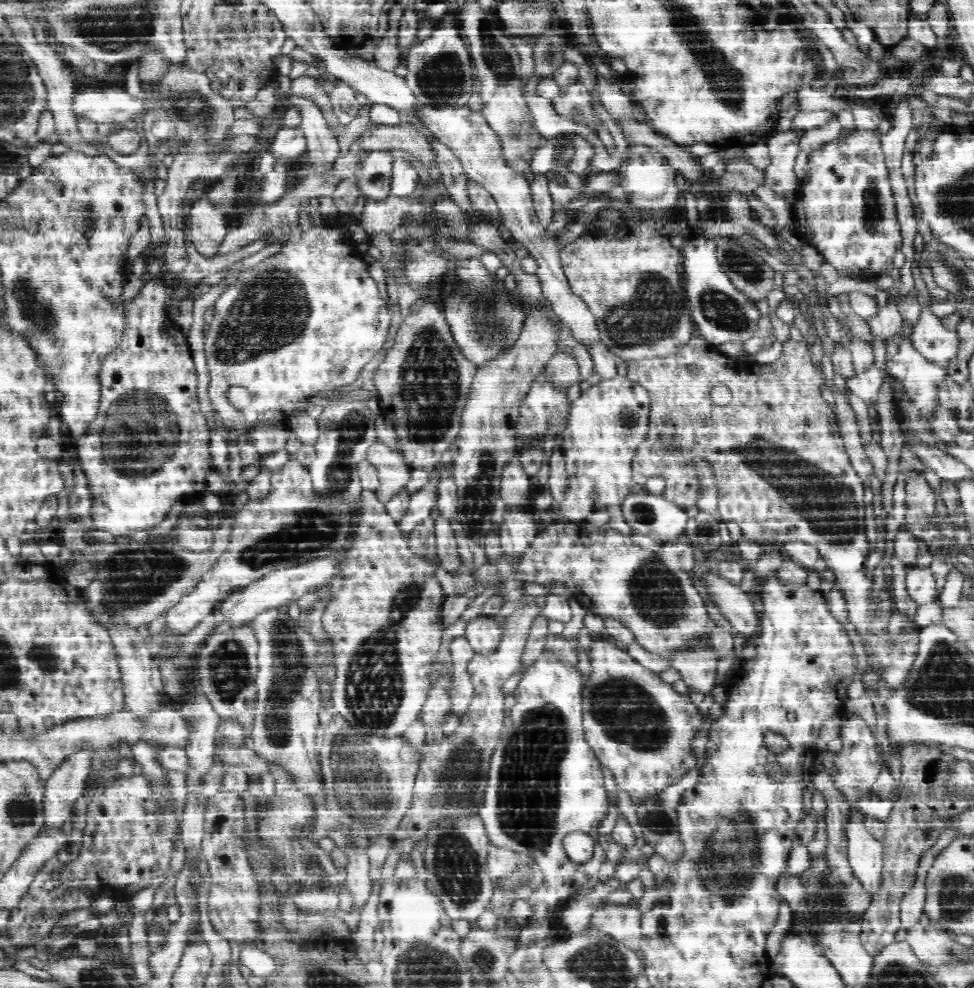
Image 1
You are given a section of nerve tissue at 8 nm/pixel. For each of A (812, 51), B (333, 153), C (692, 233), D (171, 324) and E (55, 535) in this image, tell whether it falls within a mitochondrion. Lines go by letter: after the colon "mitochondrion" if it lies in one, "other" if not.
A: other
B: other
C: other
D: other
E: other

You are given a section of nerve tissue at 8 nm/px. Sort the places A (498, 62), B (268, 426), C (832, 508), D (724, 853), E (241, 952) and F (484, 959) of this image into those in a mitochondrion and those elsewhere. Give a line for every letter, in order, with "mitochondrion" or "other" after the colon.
A: mitochondrion
B: other
C: mitochondrion
D: mitochondrion
E: other
F: mitochondrion

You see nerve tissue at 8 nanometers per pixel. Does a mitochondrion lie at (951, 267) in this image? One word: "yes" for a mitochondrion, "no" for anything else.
yes

